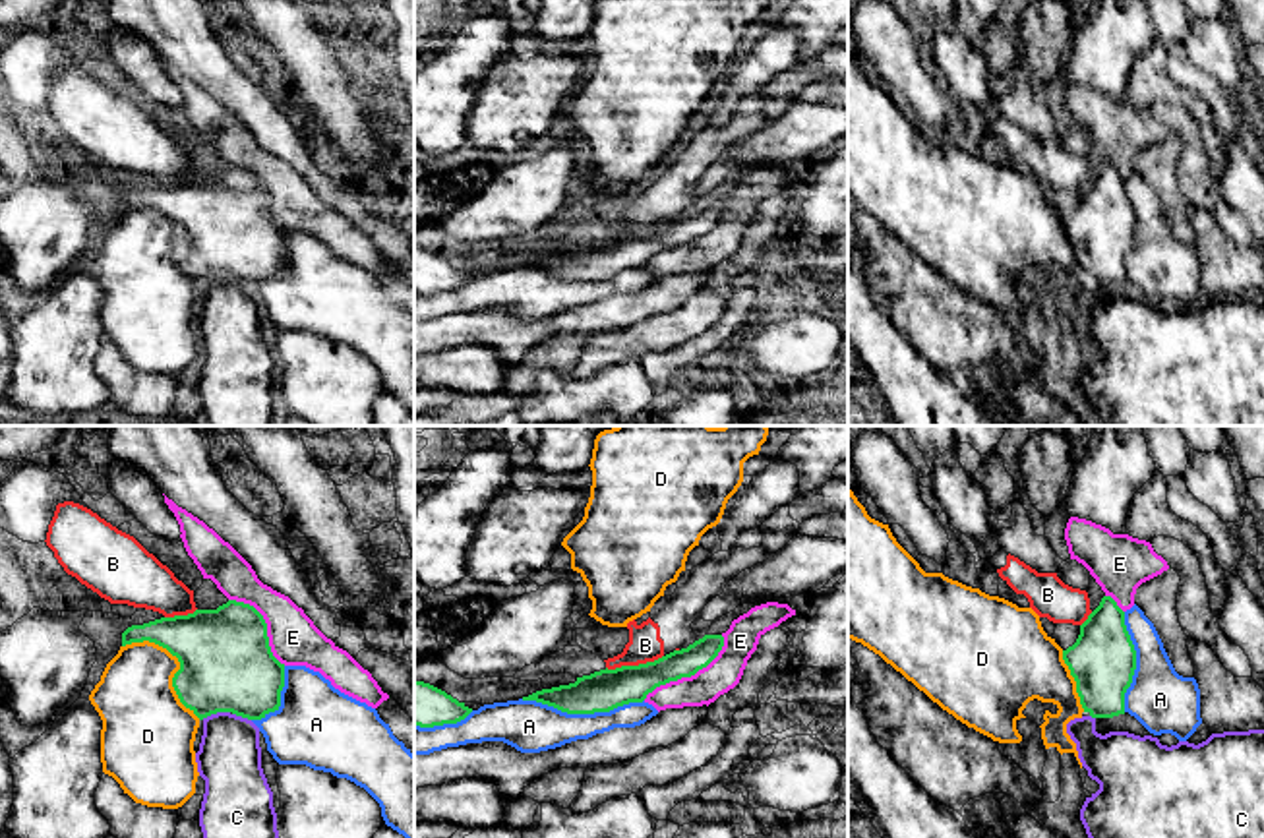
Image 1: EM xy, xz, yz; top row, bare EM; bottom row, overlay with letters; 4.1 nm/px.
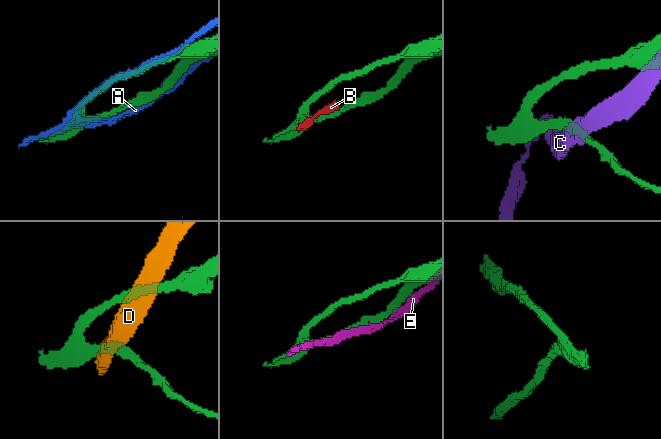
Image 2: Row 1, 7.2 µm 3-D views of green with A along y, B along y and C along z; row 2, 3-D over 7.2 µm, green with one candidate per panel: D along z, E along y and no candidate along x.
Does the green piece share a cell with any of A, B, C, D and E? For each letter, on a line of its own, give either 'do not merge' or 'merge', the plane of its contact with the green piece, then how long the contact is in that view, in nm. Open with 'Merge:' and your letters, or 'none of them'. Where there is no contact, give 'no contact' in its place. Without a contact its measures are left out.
Merge: none of them
A: do not merge | xz | 500 nm
B: do not merge | xz | 240 nm
C: do not merge | xy | 120 nm
D: do not merge | xy | 440 nm
E: do not merge | xz | 440 nm

